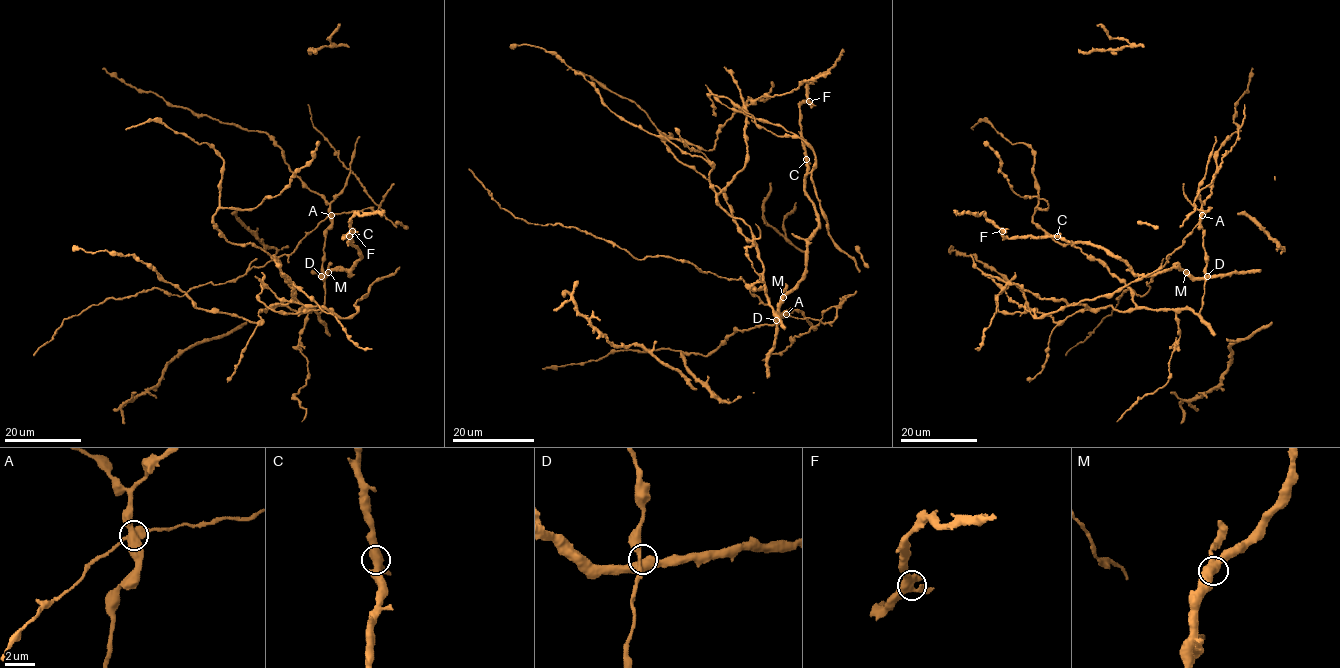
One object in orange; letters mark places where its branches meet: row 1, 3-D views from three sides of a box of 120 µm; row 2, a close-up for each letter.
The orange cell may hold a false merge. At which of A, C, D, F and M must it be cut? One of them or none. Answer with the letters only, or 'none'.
A

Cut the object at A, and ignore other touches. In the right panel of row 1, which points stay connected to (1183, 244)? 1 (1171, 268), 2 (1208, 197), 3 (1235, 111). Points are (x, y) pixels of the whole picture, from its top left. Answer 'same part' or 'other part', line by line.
1: other part
2: other part
3: other part

